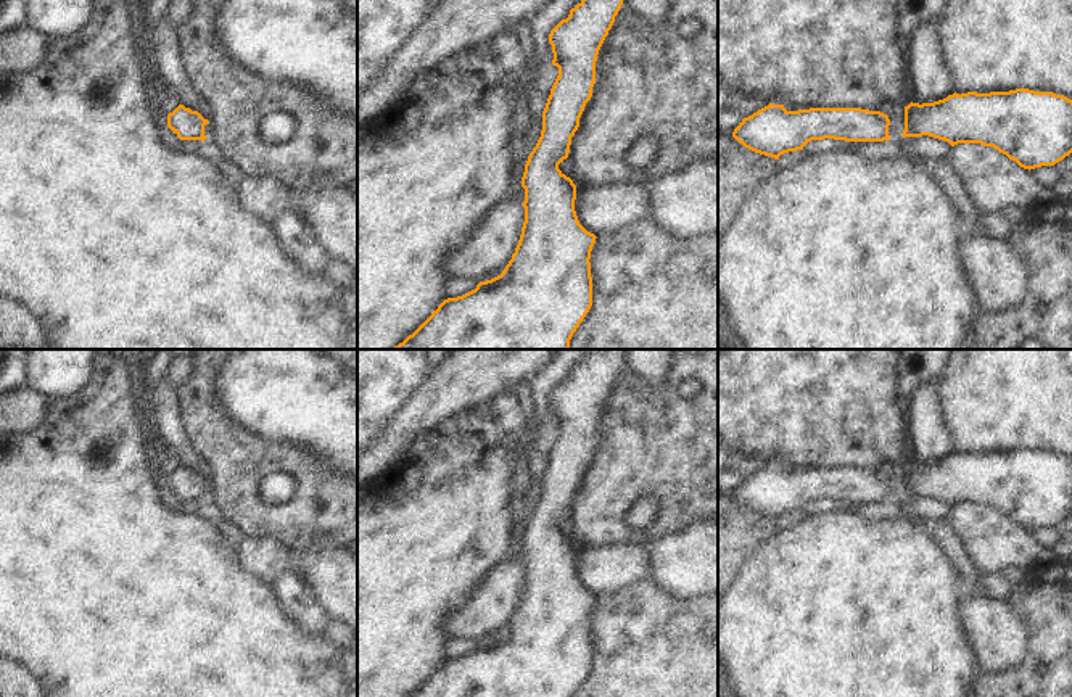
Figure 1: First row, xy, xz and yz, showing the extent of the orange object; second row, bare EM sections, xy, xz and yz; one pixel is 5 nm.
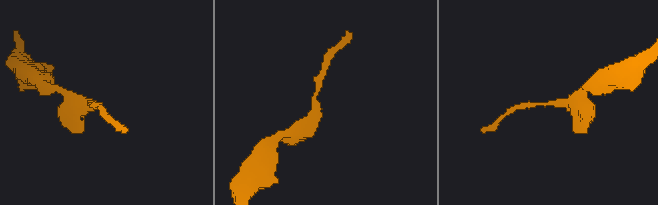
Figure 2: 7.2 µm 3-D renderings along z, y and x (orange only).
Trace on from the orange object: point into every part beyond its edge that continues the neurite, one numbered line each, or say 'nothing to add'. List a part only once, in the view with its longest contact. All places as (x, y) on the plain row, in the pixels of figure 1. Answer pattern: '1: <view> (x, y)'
nothing to add

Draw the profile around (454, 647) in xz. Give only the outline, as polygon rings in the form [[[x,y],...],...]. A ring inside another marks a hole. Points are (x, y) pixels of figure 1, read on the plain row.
[[[449,639],[444,644],[444,660],[462,657],[476,649],[480,642],[473,639]]]

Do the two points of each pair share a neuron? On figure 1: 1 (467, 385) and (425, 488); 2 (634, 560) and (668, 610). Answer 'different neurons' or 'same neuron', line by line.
1: different neurons
2: different neurons

